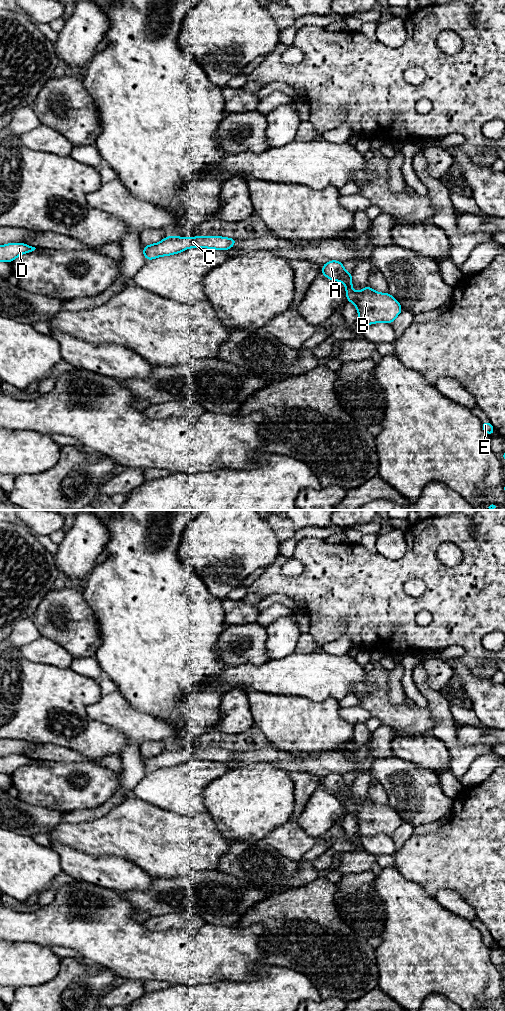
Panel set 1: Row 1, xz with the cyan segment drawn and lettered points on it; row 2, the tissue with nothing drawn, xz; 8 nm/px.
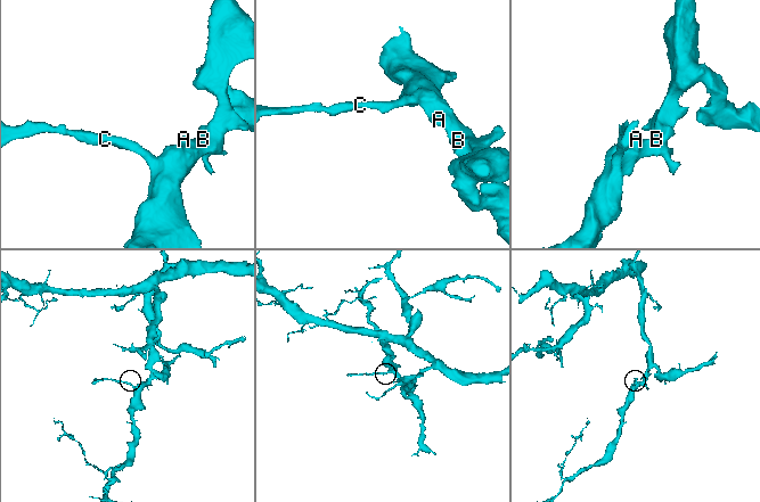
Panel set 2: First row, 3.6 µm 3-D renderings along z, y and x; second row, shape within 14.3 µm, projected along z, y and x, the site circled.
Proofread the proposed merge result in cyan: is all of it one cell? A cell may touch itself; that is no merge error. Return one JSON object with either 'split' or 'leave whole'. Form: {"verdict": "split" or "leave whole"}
{"verdict": "leave whole"}

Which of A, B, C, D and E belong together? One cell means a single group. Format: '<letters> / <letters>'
A B C D E

